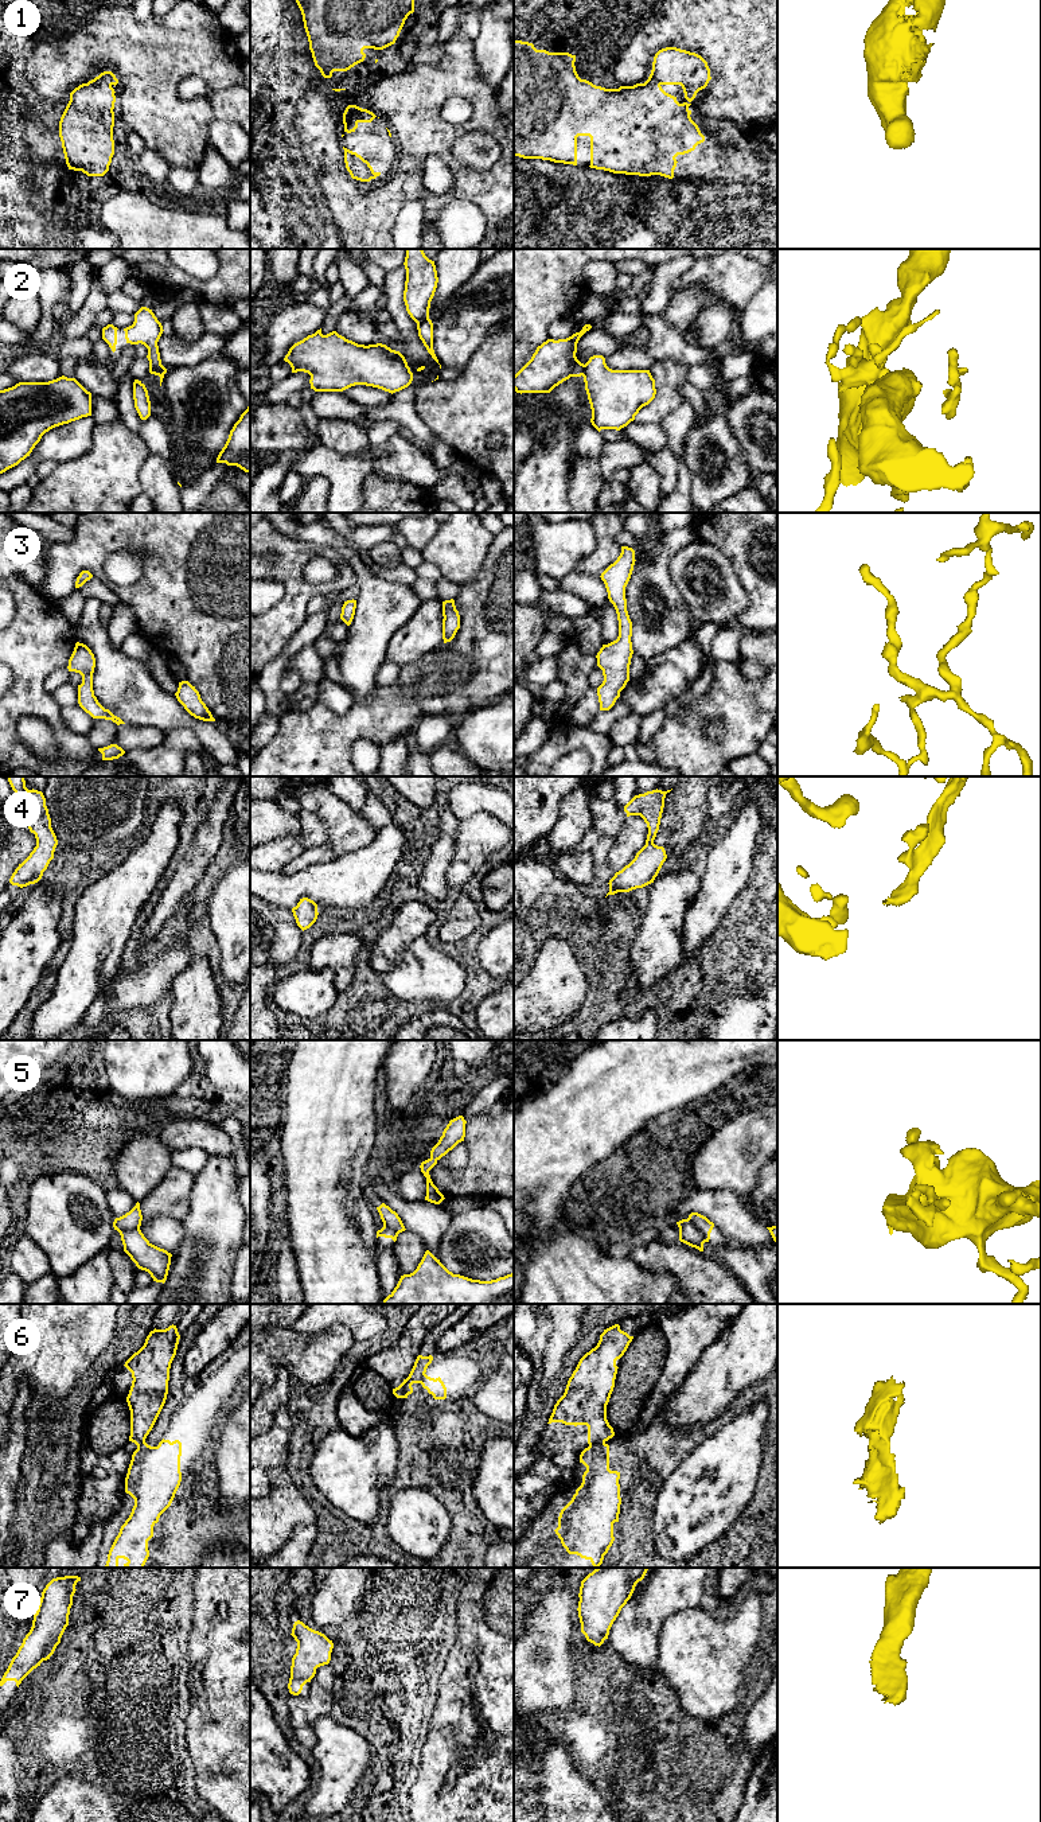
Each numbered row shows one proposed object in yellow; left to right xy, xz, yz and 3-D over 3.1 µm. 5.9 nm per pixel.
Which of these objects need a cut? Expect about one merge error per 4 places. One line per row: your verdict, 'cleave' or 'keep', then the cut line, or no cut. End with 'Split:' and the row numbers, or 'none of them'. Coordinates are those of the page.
1: keep; cut none
2: cleave; cut xz (428, 316), (417, 323)
3: keep; cut none
4: keep; cut none
5: cleave; cut yz (687, 1218), (708, 1241)
6: cleave; cut xz (408, 1378), (404, 1390), (397, 1397)
7: keep; cut none
Split: 2, 5, 6

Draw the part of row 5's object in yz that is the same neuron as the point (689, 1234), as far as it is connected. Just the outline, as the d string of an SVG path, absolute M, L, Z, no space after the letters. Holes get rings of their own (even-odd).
M689 1219L677 1222L679 1227L679 1241L703 1251L703 1243L707 1242L705 1235Z

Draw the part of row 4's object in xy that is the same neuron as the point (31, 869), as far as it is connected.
M7 776L12 790L19 795L26 811L26 824L35 834L36 846L30 856L19 864L12 873L9 883L20 888L38 883L58 845L56 836L51 828L51 818L42 791L28 790L24 776Z

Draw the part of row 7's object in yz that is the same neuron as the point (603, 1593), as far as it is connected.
M596 1568L580 1587L581 1632L594 1646L608 1639L609 1630L648 1568Z

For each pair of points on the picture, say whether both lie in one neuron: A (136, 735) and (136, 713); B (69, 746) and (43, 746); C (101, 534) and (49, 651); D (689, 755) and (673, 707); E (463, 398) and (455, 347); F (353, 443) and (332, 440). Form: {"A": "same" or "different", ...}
{"A": "different", "B": "different", "C": "different", "D": "different", "E": "different", "F": "same"}

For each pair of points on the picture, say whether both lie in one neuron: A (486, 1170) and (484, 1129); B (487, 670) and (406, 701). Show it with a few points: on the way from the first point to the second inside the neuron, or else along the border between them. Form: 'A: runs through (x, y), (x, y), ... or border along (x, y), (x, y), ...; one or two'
A: runs through (486, 1160), (486, 1139); one
B: runs through (467, 677), (457, 677), (427, 686); one

